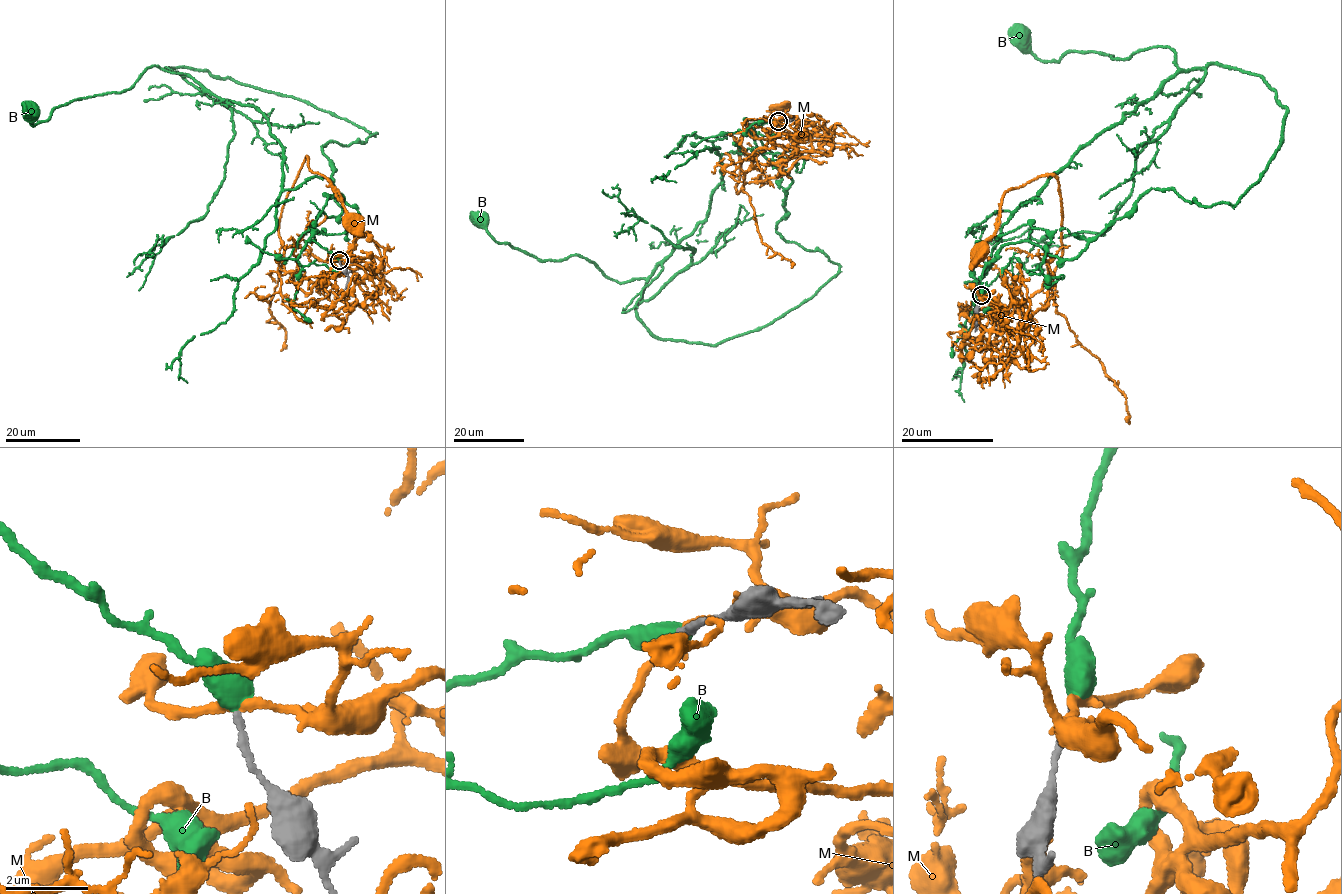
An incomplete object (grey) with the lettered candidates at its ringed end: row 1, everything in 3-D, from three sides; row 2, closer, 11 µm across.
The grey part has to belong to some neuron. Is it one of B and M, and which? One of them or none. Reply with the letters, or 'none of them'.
B

